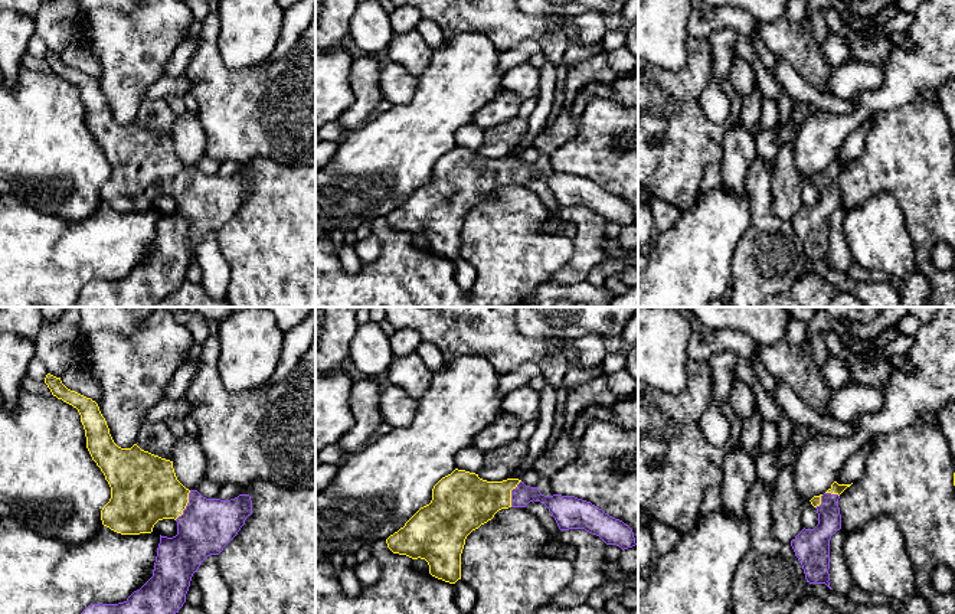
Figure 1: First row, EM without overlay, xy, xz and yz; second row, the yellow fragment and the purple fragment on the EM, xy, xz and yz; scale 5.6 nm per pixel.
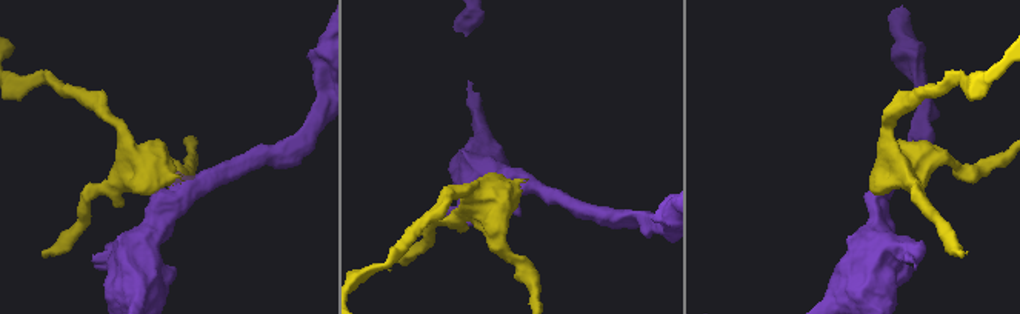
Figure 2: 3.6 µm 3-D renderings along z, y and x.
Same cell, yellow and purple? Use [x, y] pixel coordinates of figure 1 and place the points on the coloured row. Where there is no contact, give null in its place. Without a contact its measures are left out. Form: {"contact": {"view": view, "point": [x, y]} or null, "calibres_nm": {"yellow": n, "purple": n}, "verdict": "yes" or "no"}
{"contact": {"view": "xy", "point": [186, 505]}, "calibres_nm": {"yellow": 380, "purple": 300}, "verdict": "yes"}

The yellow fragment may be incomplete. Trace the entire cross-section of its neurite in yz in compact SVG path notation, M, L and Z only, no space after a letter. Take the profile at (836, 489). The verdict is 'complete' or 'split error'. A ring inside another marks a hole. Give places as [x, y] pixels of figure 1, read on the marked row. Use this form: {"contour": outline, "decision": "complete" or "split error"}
{"contour": "M838 484L810 502L817 509L818 525L814 529L802 529L792 540L791 546L802 565L805 579L810 584L825 584L830 589L830 539L841 529L841 515L838 507L840 494L851 484Z", "decision": "split error"}

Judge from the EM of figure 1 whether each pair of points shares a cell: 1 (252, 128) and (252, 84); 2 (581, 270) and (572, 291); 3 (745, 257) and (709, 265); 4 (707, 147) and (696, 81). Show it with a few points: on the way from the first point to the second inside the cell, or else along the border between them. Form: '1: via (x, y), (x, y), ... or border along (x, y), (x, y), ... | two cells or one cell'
1: via (252, 117), (252, 95) | one cell
2: border along (586, 278), (574, 284), (550, 284), (548, 281) | two cells
3: border along (746, 229), (733, 255), (732, 284), (729, 287) | two cells
4: via (692, 131), (690, 97) | one cell

